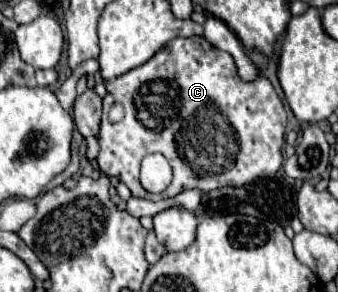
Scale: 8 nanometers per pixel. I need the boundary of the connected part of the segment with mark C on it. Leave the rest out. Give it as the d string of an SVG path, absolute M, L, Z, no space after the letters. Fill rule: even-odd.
M175 37L147 63L131 69L115 81L107 81L105 85L107 95L103 97L103 117L97 133L101 147L97 165L107 177L115 177L125 183L133 197L159 201L165 197L175 197L185 189L213 191L221 187L241 187L261 177L273 177L283 163L281 147L285 141L287 115L273 85L263 75L257 75L253 81L243 81L235 59L229 53L215 49L203 37ZM113 103L121 103L125 109L125 117L117 123L109 123L107 119ZM149 153L165 155L173 169L171 185L159 195L147 193L139 183L139 165Z

